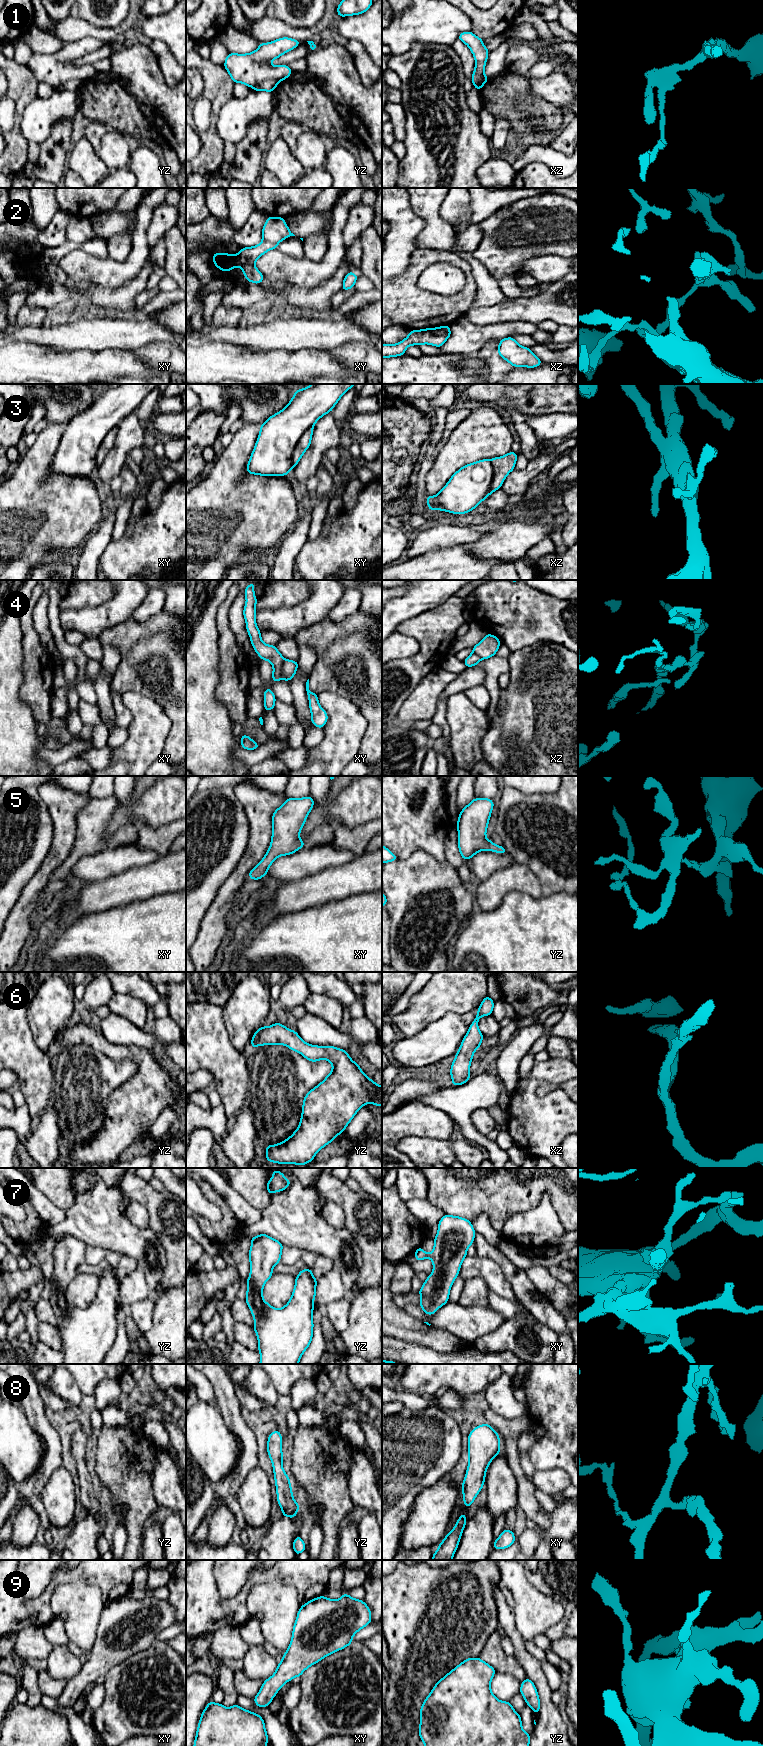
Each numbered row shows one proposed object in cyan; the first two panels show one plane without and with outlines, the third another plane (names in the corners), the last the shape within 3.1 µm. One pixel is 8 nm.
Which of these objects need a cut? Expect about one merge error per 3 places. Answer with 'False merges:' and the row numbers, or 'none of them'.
False merges: 1, 2, 3

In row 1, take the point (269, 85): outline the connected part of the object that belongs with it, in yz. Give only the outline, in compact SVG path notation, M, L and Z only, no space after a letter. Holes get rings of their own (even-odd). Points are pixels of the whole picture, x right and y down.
M267 79L265 81L262 81L260 83L257 83L253 86L254 91L267 91L267 92L273 92L275 88L277 87L279 81L276 81L274 79Z

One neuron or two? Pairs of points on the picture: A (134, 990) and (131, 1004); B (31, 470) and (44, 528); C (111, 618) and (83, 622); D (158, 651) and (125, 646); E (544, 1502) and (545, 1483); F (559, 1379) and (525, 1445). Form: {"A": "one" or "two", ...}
{"A": "two", "B": "one", "C": "one", "D": "two", "E": "two", "F": "two"}

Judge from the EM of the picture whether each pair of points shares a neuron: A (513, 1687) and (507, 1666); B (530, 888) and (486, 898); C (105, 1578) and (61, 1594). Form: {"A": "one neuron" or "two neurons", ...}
{"A": "two neurons", "B": "one neuron", "C": "two neurons"}

